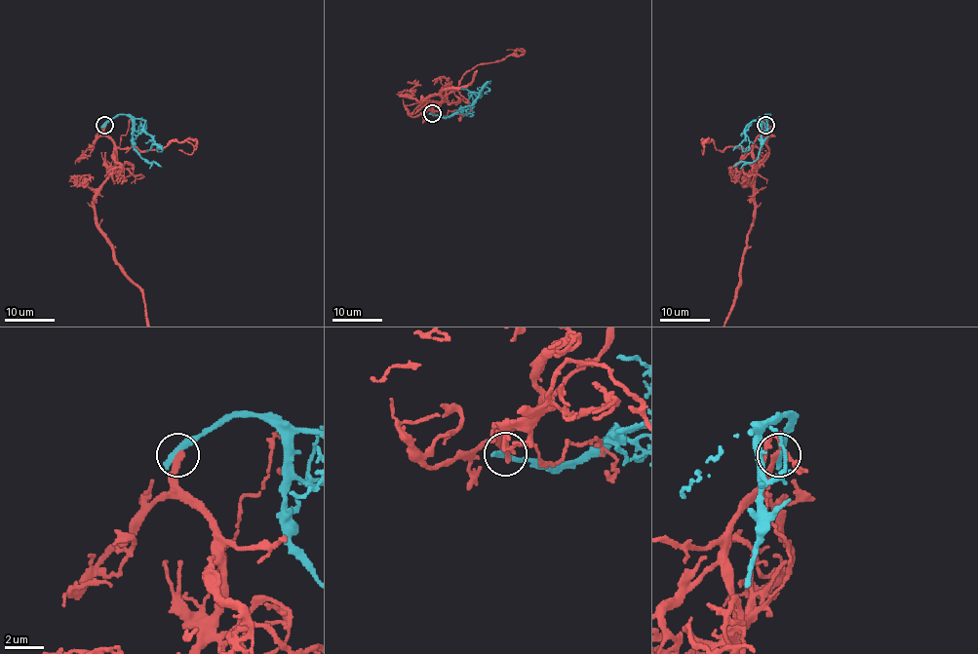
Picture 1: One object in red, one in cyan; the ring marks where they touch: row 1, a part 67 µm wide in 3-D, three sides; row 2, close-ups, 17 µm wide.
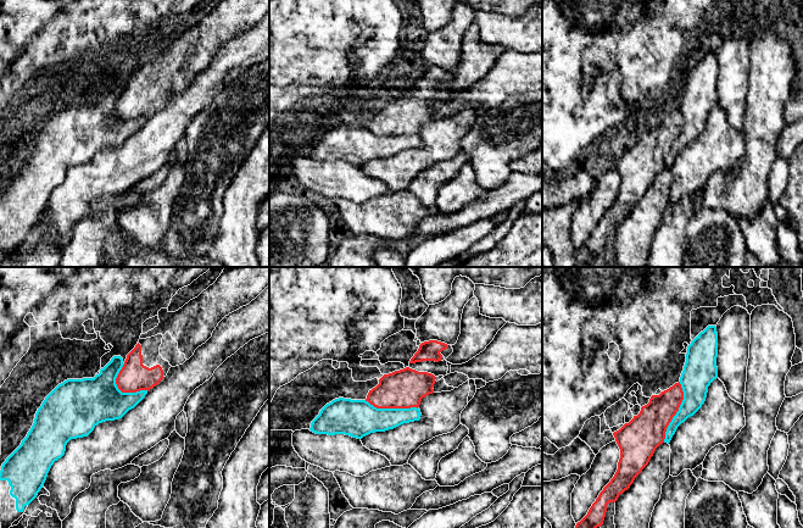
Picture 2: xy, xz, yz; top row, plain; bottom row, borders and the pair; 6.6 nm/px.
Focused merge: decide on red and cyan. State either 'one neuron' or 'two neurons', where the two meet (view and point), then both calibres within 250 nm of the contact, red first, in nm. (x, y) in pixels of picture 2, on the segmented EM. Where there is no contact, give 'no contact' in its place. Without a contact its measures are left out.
two neurons; meets red in yz at (676, 411); 240 nm thick on the red side, 200 nm on the other

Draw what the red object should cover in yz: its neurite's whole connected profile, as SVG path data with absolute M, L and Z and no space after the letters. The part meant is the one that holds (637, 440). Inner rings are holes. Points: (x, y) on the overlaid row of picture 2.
M679 382L659 395L652 395L637 416L613 433L620 449L618 469L575 528L602 527L607 505L615 502L619 495L630 488L648 465L656 449L664 443L667 428L682 400L684 391Z

